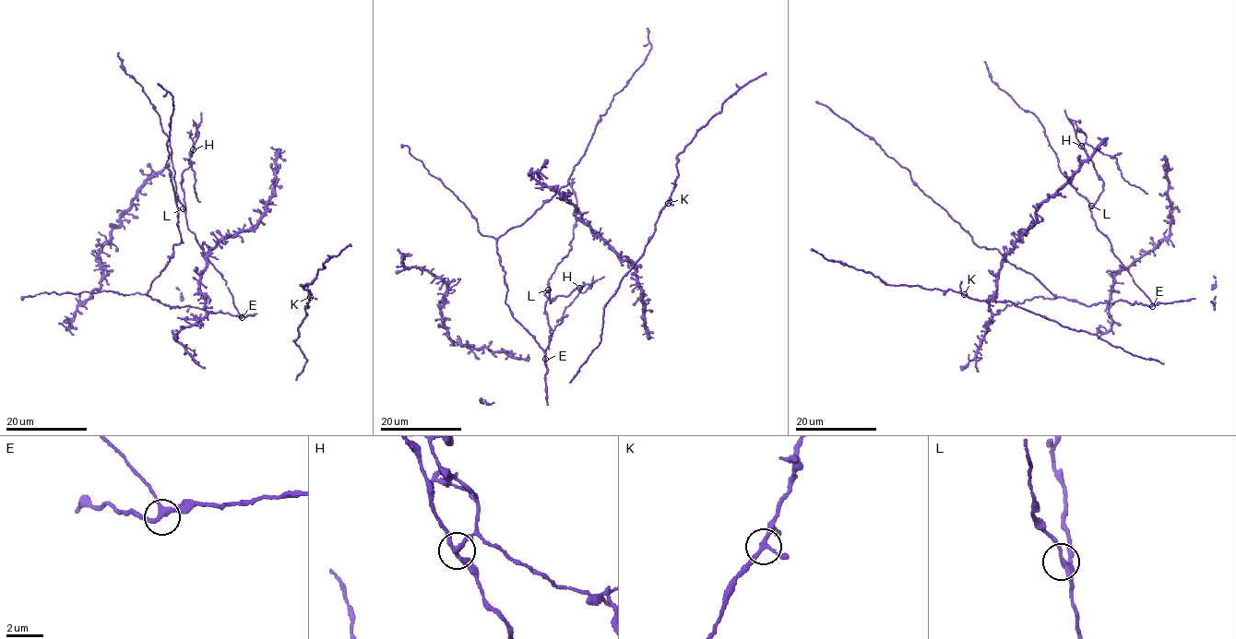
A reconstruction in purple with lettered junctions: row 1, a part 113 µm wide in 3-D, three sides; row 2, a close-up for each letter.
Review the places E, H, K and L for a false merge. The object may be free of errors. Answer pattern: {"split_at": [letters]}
{"split_at": ["H"]}

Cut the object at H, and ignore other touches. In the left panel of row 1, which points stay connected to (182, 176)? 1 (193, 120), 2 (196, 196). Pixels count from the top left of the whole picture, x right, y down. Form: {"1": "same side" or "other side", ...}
{"1": "other side", "2": "other side"}

